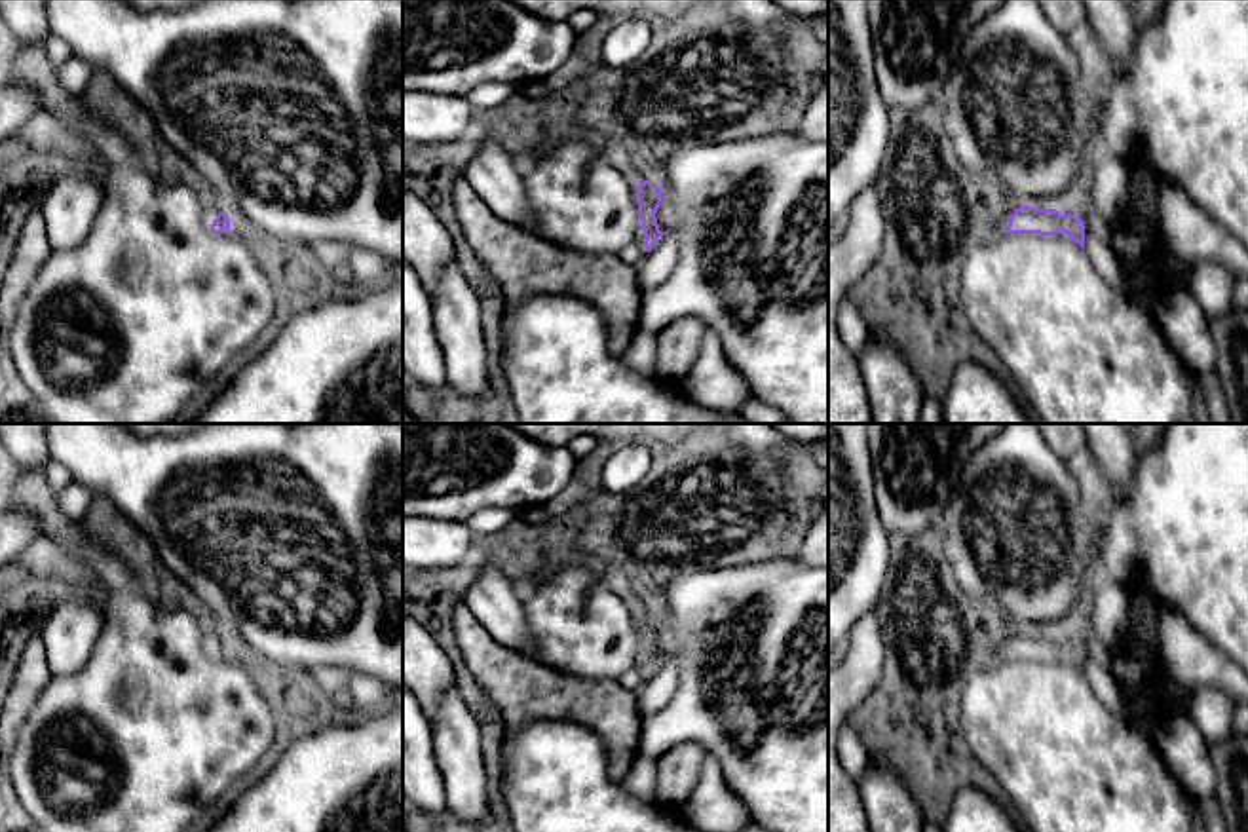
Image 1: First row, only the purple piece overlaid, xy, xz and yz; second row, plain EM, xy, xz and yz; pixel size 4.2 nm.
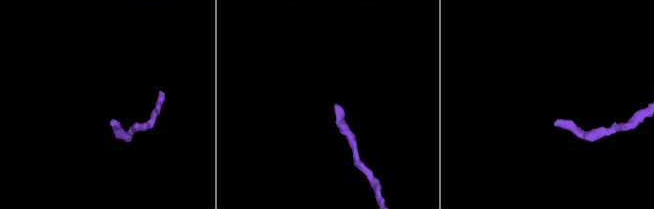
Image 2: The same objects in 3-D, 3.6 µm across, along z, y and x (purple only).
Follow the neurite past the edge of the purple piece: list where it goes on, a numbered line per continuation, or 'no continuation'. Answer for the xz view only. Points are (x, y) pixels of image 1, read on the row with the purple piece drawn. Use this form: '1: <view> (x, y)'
1: xz (620, 156)

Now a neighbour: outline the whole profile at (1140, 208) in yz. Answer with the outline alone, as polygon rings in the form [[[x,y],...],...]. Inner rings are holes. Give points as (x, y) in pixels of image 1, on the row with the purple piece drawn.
[[[1142,161],[1126,163],[1125,171],[1126,192],[1121,211],[1123,218],[1147,230],[1161,228],[1159,177]]]

